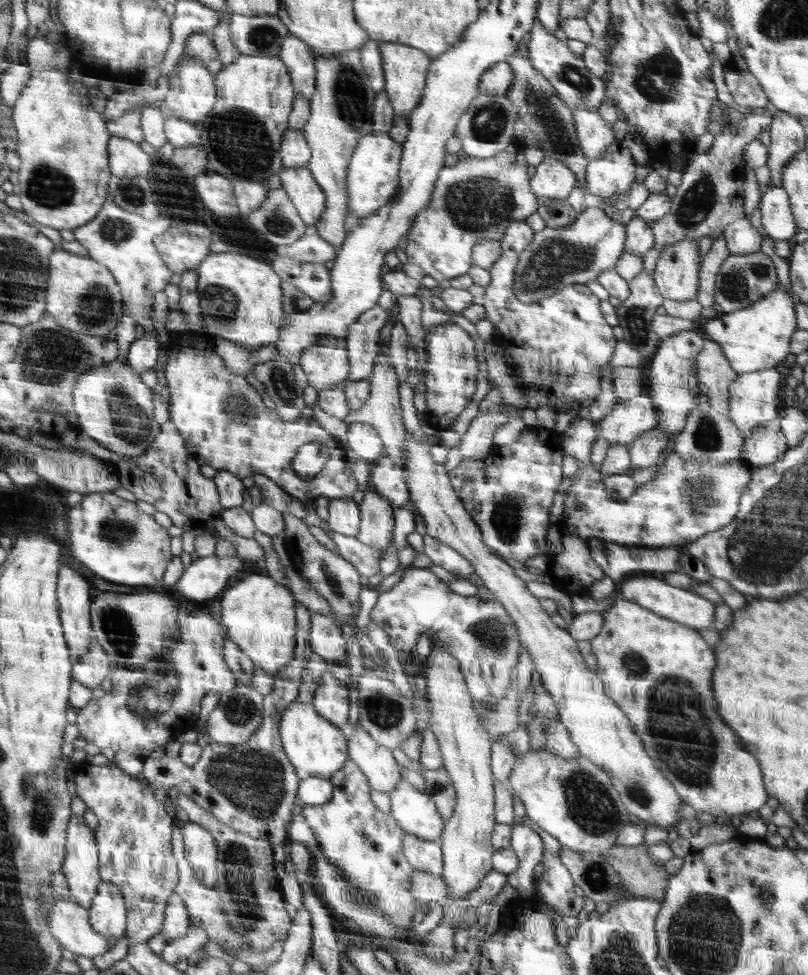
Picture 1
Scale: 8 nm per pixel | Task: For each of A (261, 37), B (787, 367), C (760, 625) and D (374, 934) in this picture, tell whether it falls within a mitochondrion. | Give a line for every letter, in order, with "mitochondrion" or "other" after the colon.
A: mitochondrion
B: other
C: other
D: other

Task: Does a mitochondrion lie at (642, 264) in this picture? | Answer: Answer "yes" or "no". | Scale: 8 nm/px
no

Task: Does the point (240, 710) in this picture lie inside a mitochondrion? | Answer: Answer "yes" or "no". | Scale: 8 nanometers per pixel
yes

